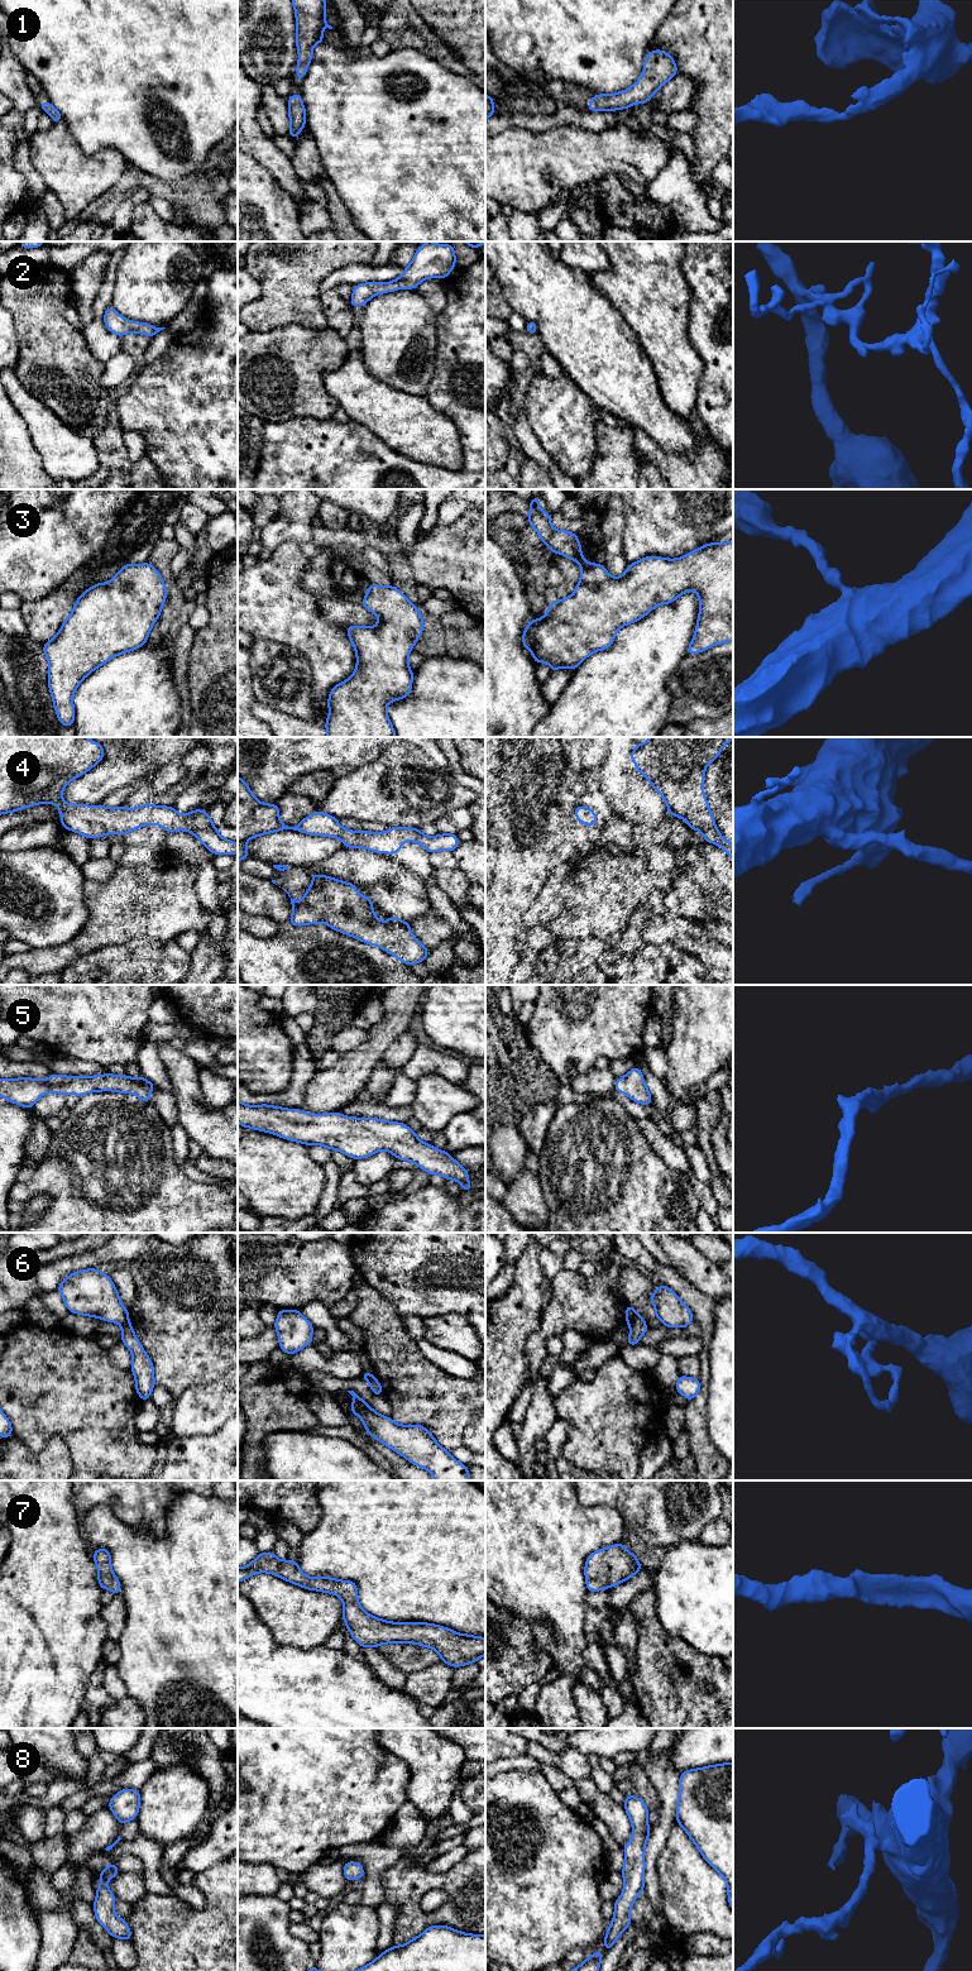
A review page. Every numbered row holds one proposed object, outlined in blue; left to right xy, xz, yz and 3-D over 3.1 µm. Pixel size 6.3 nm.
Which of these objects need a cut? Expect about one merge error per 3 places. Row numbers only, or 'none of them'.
6

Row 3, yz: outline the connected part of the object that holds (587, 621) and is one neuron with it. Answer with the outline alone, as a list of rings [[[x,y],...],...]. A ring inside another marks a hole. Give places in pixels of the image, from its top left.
[[[532,496],[528,525],[552,554],[576,561],[581,575],[571,595],[551,601],[545,616],[530,619],[526,626],[522,645],[531,651],[536,664],[549,662],[551,673],[561,668],[575,670],[593,652],[609,649],[623,626],[643,618],[659,604],[672,603],[688,590],[694,590],[699,597],[699,616],[686,655],[733,641],[733,540],[705,544],[677,559],[646,556],[629,564],[623,575],[614,578],[604,564],[588,563],[583,558],[576,534],[551,526],[551,516],[538,508],[540,501],[540,497]]]

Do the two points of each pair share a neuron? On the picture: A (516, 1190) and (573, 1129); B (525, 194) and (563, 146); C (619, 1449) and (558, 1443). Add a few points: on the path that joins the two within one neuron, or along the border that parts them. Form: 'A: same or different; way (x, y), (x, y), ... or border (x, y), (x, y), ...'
A: different; border (536, 1176), (540, 1183), (540, 1192), (546, 1204)
B: same; way (527, 182), (552, 157)
C: different; border (558, 1416), (569, 1426), (569, 1435), (560, 1455)

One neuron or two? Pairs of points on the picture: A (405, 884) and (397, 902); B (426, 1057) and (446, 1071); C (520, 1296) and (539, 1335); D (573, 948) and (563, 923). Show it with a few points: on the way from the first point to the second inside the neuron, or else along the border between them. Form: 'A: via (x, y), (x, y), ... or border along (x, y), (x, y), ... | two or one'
A: via (405, 888), (405, 894), (401, 898) | one
B: via (431, 1062), (441, 1066) | one
C: border along (549, 1302), (540, 1326), (526, 1343), (528, 1358) | two
D: border along (598, 937), (556, 939) | two

